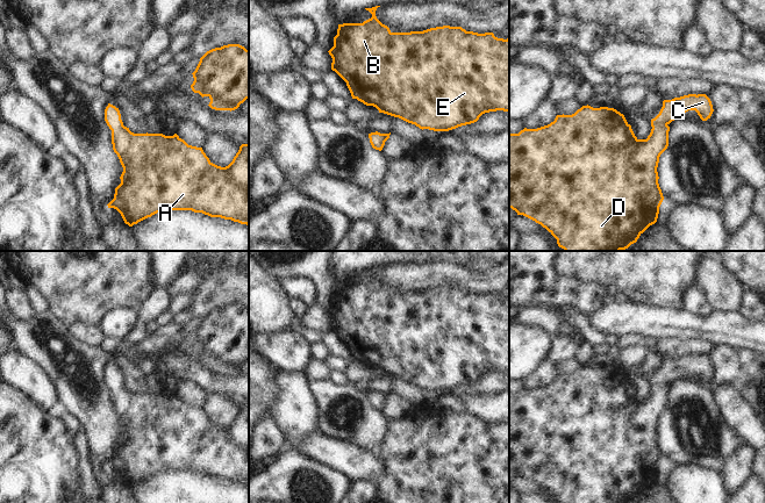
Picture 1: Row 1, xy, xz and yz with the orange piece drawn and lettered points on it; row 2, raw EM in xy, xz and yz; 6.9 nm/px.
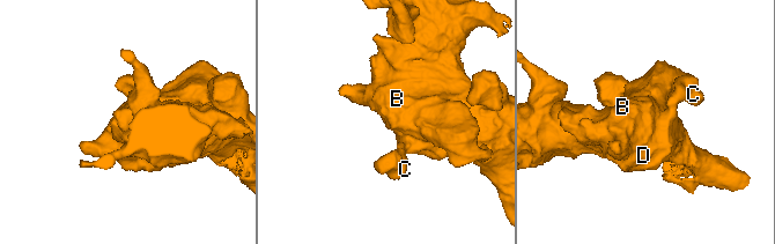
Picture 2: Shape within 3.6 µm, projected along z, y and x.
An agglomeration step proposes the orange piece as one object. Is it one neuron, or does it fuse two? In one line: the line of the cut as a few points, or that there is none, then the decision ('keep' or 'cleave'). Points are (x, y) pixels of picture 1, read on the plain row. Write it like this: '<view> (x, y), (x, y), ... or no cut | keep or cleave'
no cut | keep

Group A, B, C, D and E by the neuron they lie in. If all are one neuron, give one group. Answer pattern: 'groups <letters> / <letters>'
groups A B C D E

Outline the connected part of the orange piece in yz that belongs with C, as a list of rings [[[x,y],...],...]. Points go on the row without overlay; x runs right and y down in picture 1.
[[[688,354],[672,360],[664,360],[659,374],[651,380],[651,393],[646,400],[638,400],[623,374],[614,368],[582,366],[572,375],[557,375],[555,381],[537,389],[524,388],[519,394],[509,394],[509,468],[545,488],[557,503],[636,503],[639,496],[657,482],[659,467],[664,460],[658,444],[658,423],[660,415],[669,407],[669,385],[688,371],[695,371],[702,381],[710,379],[714,369],[706,354]]]

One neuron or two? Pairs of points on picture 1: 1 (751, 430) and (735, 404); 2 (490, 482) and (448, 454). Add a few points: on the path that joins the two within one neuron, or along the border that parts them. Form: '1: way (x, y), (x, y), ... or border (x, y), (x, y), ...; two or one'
1: way (745, 424), (735, 410); one
2: way (479, 473), (466, 473), (458, 465); one

